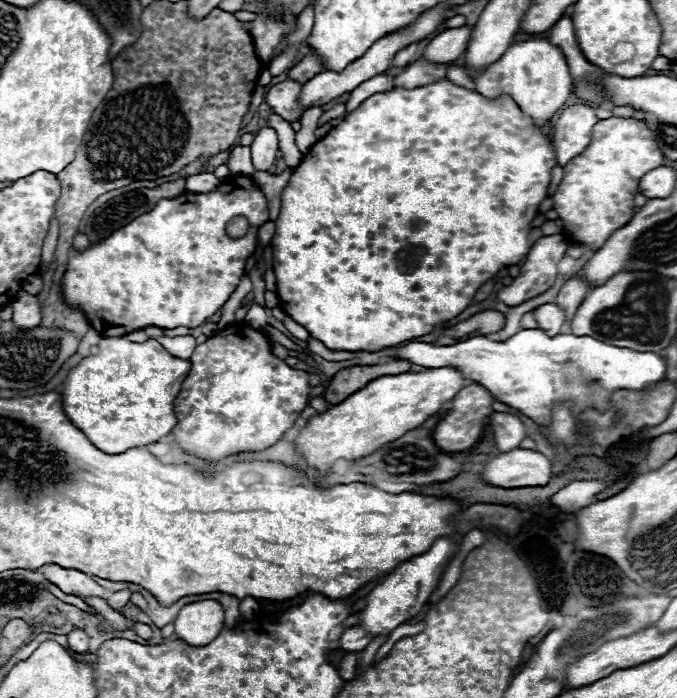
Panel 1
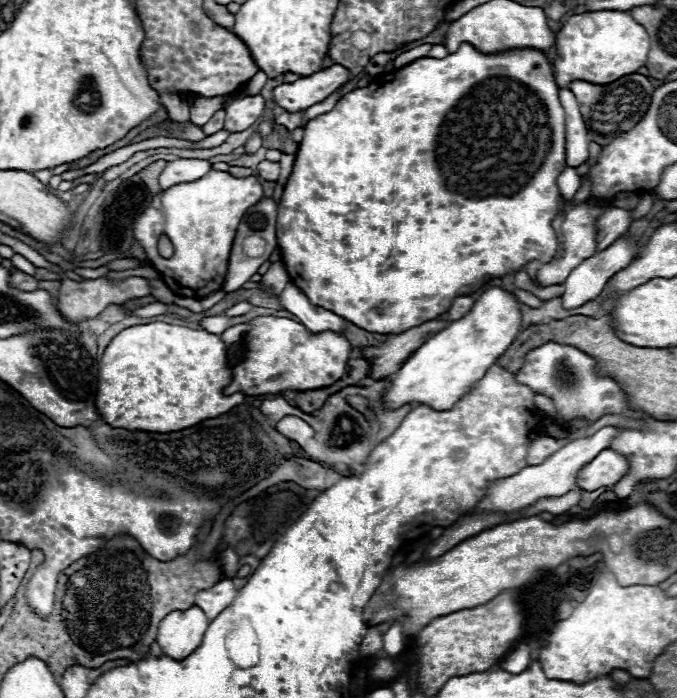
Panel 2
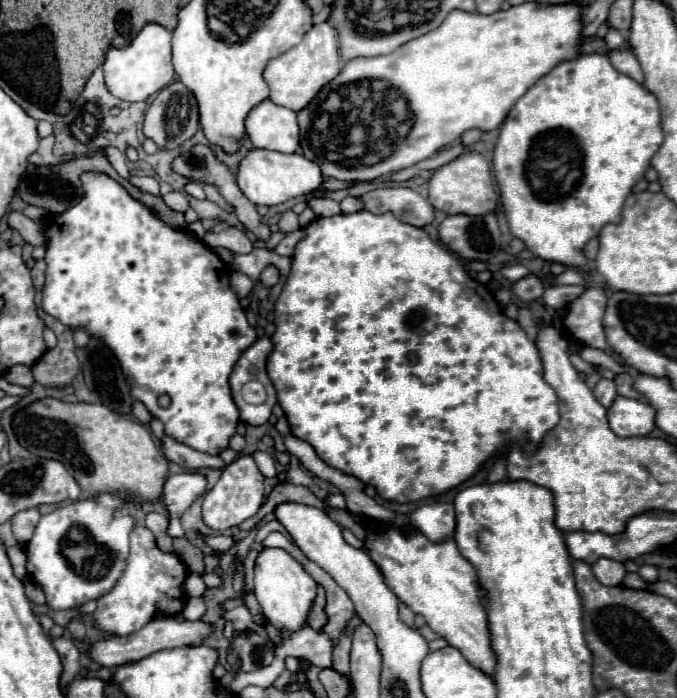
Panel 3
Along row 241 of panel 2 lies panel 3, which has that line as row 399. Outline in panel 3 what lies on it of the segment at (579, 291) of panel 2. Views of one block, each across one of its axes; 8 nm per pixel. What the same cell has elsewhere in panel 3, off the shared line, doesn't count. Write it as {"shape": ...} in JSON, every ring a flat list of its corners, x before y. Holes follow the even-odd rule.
{"shape":[[618,396,608,410,608,422,614,434,622,438,648,436,654,430,656,410,640,400]]}

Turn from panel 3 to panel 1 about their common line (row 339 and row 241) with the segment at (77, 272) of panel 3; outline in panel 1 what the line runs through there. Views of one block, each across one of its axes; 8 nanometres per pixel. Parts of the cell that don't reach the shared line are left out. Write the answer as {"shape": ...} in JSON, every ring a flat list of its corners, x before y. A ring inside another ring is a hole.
{"shape":[[228,176,216,192,186,192,174,200,160,200,154,210,138,216,124,228,110,234,106,240,92,244,82,252,70,248,68,266,60,282,60,294,66,306,82,312,90,326,108,338,126,336,146,326,202,326,236,290,244,274,246,258,256,248,256,232,264,222,268,222,268,206,260,188,250,180,250,176],[234,216,246,216,250,222,248,234,242,238,230,238,226,234,226,224]]}

